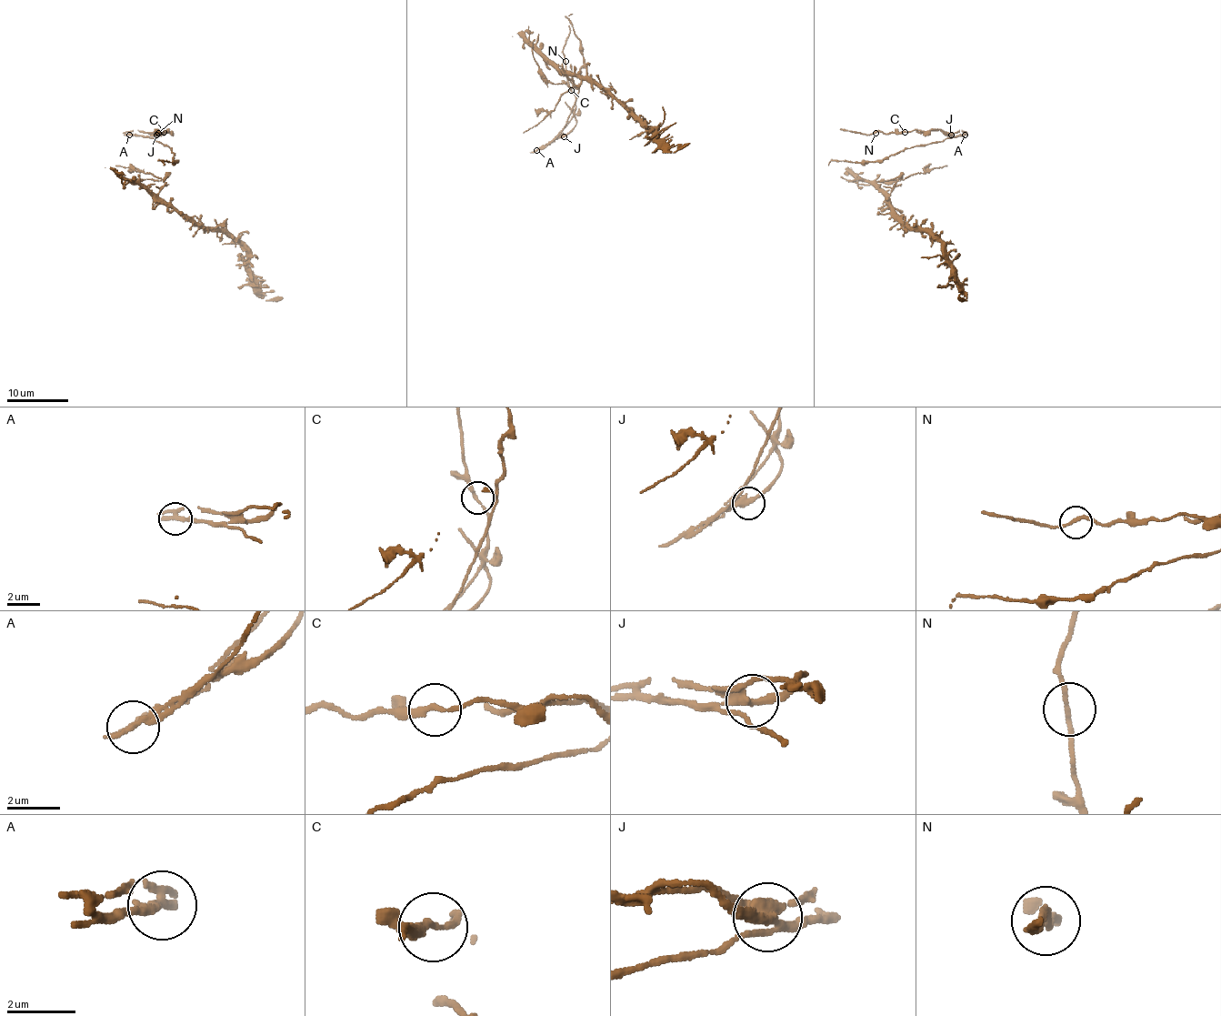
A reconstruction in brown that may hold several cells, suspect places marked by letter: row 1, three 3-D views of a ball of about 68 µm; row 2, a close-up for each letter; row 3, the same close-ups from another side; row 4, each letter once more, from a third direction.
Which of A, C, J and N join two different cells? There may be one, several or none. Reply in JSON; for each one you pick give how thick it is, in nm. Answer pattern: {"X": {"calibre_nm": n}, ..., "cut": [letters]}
{"A": {"calibre_nm": 360}, "J": {"calibre_nm": 300}, "cut": ["A", "J"]}

